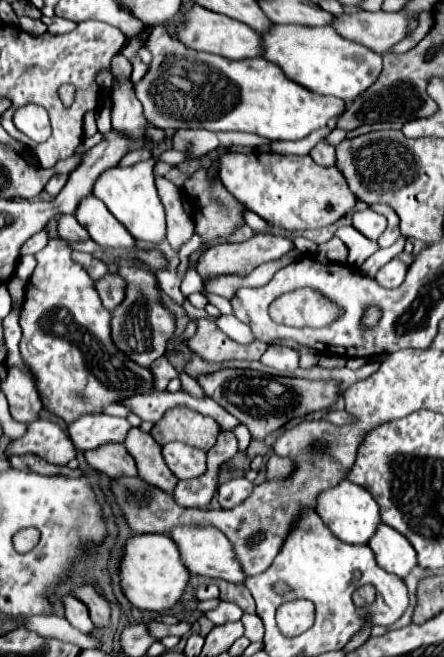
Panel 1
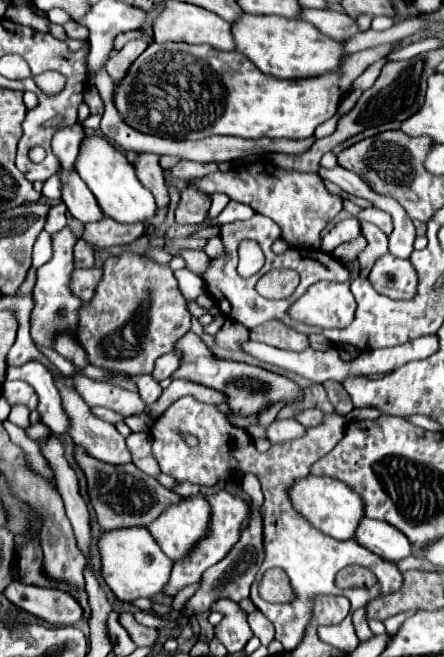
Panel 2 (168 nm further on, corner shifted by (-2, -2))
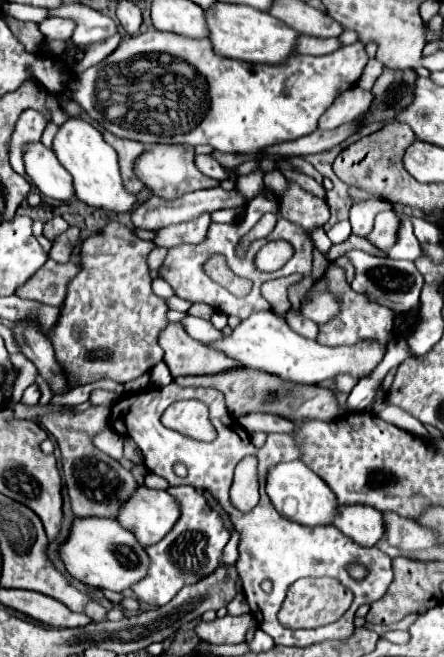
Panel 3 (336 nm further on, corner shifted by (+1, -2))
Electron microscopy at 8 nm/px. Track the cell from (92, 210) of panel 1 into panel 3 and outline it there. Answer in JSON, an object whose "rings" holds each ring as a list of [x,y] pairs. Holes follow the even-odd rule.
{"rings":[[[26,143],[24,145],[24,167],[28,179],[42,191],[42,195],[58,201],[68,201],[74,197],[72,193],[72,177],[64,173],[60,161],[52,149],[42,143]]]}

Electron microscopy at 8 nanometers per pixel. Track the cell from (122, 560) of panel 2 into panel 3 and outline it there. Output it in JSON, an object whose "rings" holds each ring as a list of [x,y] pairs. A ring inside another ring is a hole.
{"rings":[[[76,517],[66,541],[58,547],[58,557],[66,571],[80,583],[116,593],[130,589],[130,585],[140,581],[148,569],[148,555],[144,553],[144,547],[136,541],[136,537],[132,537],[132,533],[120,527],[116,519],[108,517]]]}

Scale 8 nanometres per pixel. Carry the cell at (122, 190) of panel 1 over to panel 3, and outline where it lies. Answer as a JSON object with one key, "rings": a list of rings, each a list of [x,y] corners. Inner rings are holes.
{"rings":[[[72,117],[64,121],[52,141],[52,151],[56,153],[58,161],[64,165],[64,169],[72,175],[74,193],[80,201],[102,207],[114,213],[128,213],[136,205],[136,197],[128,193],[122,185],[120,169],[118,169],[118,155],[116,151],[104,141],[102,133],[94,129],[88,121],[80,117]]]}

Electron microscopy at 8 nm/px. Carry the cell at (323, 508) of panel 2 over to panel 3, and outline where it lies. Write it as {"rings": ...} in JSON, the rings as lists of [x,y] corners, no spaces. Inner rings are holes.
{"rings":[[[290,461],[270,467],[266,475],[266,493],[280,515],[302,525],[332,525],[332,517],[338,509],[336,495],[330,493],[328,485],[302,461]]]}

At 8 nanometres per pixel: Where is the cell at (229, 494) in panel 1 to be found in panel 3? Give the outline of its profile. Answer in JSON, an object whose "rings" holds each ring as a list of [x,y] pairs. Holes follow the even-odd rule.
{"rings":[[[180,485],[180,487],[170,487],[166,491],[180,505],[180,517],[160,543],[146,547],[146,553],[150,557],[148,573],[144,579],[140,579],[138,583],[130,587],[134,595],[138,597],[138,601],[144,601],[156,607],[162,607],[168,601],[172,601],[172,597],[184,585],[194,585],[200,579],[214,573],[218,569],[222,549],[230,539],[230,533],[222,525],[222,519],[218,517],[218,513],[210,509],[206,499],[196,489],[188,485]]]}

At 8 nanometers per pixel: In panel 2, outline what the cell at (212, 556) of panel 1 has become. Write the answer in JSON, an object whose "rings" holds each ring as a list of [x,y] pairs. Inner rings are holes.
{"rings":[[[203,495],[183,499],[179,505],[175,505],[175,509],[167,509],[167,513],[159,517],[159,521],[147,525],[149,533],[159,541],[163,553],[167,553],[167,557],[171,557],[173,561],[187,559],[193,553],[193,549],[209,535],[209,527],[211,527],[211,507]]]}

